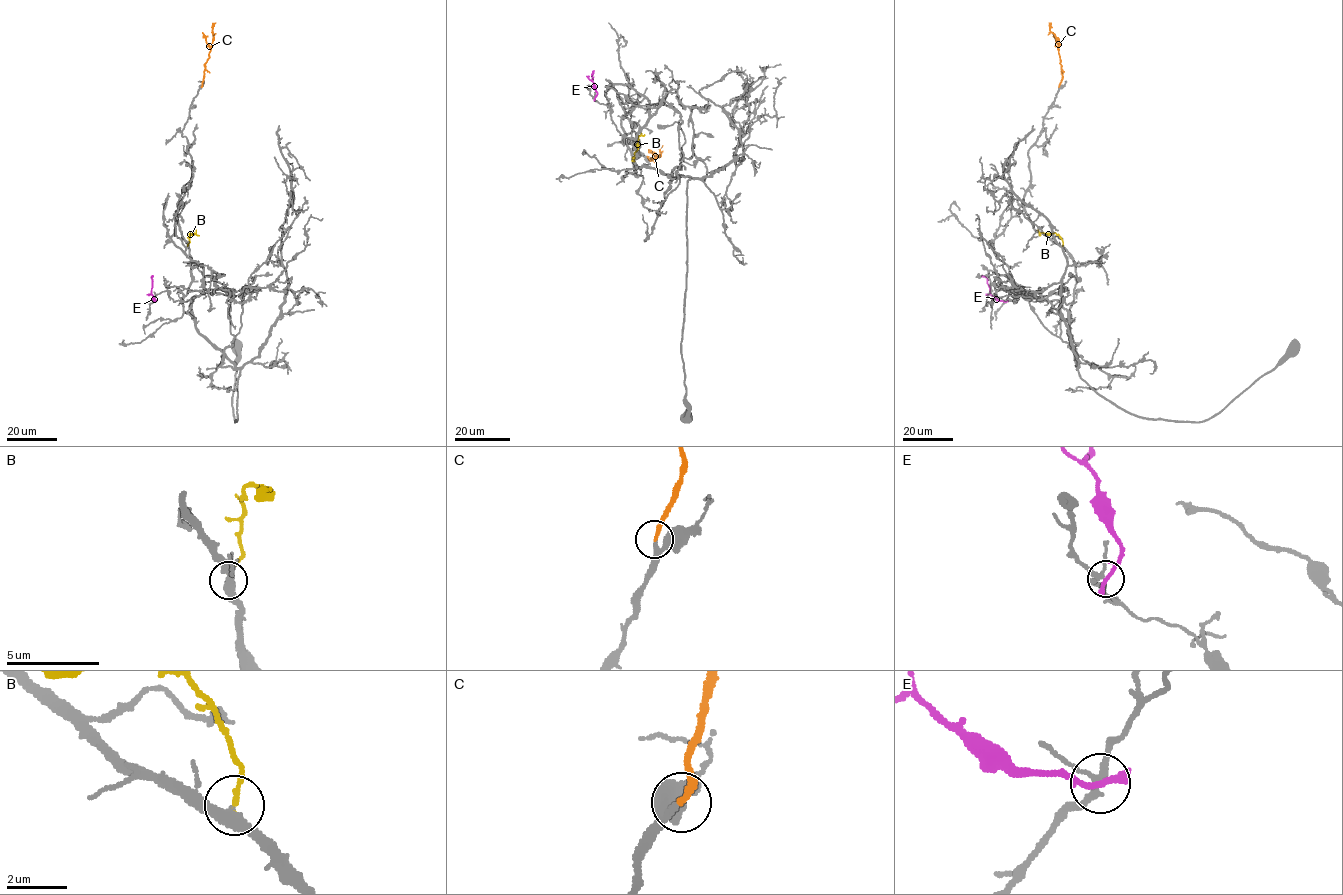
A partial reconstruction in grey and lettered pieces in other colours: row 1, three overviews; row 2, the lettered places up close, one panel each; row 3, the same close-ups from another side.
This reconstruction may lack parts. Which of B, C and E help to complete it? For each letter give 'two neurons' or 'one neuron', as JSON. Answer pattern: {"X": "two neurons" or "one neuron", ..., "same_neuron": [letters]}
{"B": "one neuron", "C": "one neuron", "E": "two neurons", "same_neuron": ["B", "C"]}

